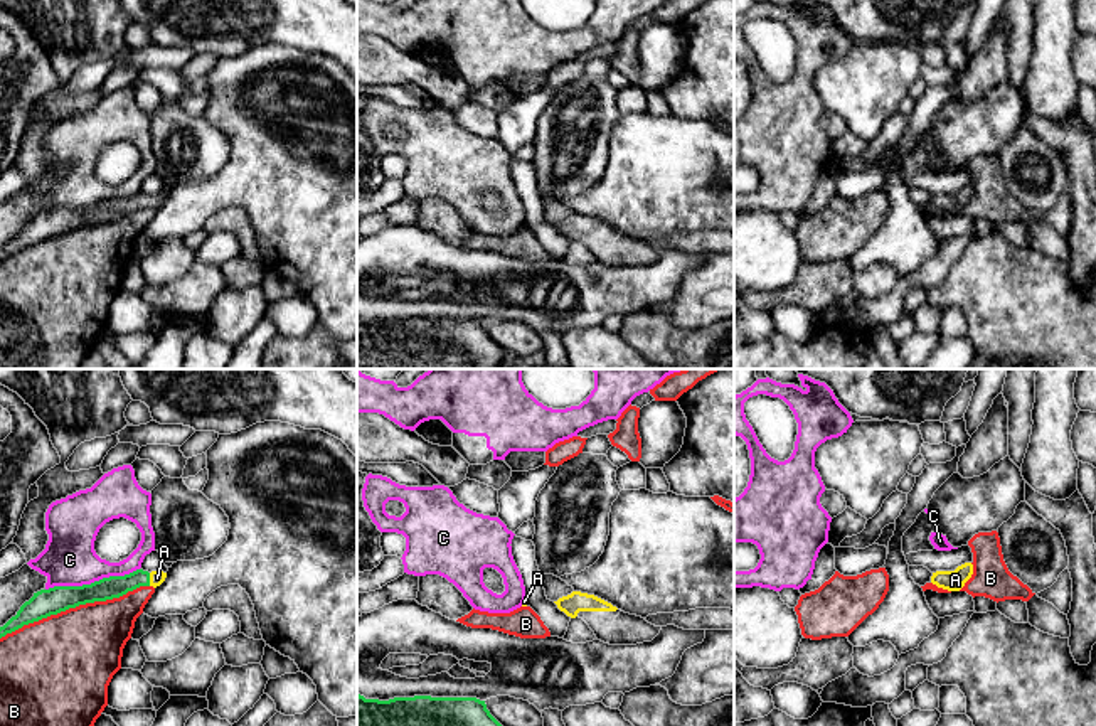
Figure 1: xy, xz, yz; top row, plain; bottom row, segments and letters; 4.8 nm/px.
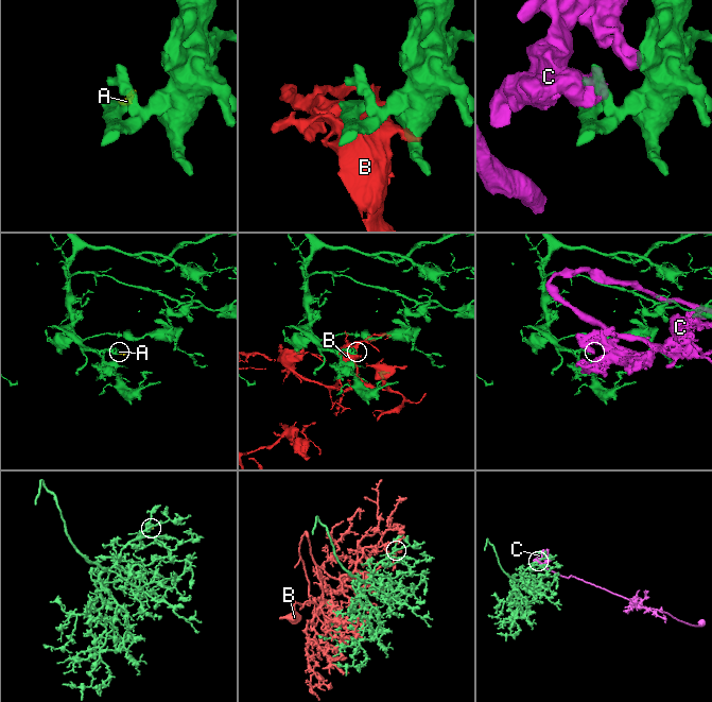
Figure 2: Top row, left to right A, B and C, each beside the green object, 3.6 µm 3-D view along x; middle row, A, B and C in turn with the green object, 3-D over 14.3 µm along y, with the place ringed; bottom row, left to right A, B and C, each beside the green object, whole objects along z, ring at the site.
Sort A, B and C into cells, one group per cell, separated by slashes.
A / B / C

